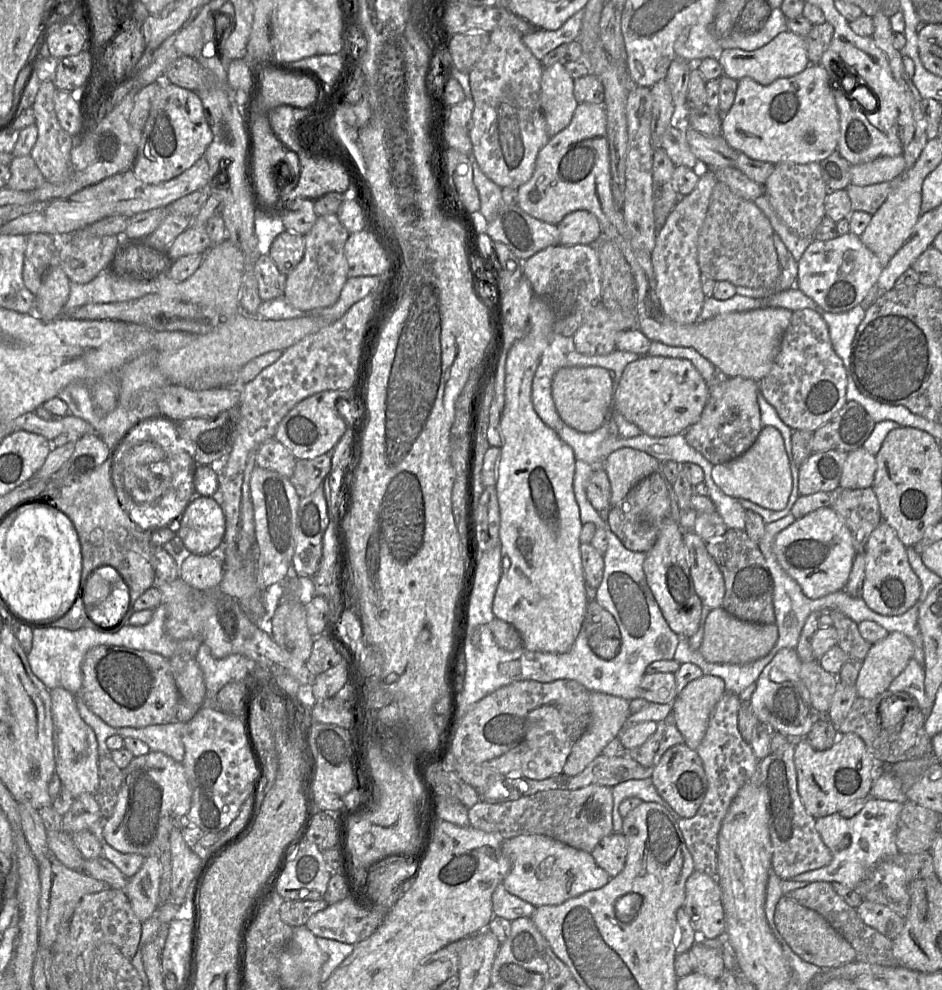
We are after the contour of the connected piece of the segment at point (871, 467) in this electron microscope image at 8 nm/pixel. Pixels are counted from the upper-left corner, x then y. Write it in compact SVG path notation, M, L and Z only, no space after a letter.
M860 447L848 453L839 485L842 488L872 488L877 469L875 455Z

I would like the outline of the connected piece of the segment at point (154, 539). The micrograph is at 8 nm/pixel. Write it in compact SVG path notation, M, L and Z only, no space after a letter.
M112 458L101 465L91 475L90 480L79 480L68 486L60 487L52 481L40 494L45 496L49 505L63 512L73 523L81 544L82 572L78 595L71 608L51 627L75 631L81 628L93 628L106 632L117 632L124 625L129 624L131 615L136 611L155 610L162 604L160 590L154 585L156 573L153 567L154 547L163 547L174 539L176 524L166 528L146 531L135 524L121 507L112 482Z

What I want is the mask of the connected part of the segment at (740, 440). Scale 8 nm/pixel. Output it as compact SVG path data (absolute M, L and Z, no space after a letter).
M743 377L728 378L712 385L700 419L684 433L687 443L713 465L742 455L754 444L763 428L757 401L758 392L759 382Z

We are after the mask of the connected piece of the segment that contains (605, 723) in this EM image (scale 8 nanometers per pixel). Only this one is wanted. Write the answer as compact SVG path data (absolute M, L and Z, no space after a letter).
M590 692L589 696L591 707L591 722L573 745L572 750L566 760L562 773L568 776L574 776L582 772L597 756L602 753L604 747L622 730L627 718L631 715L629 709L630 701L608 695L601 692Z

